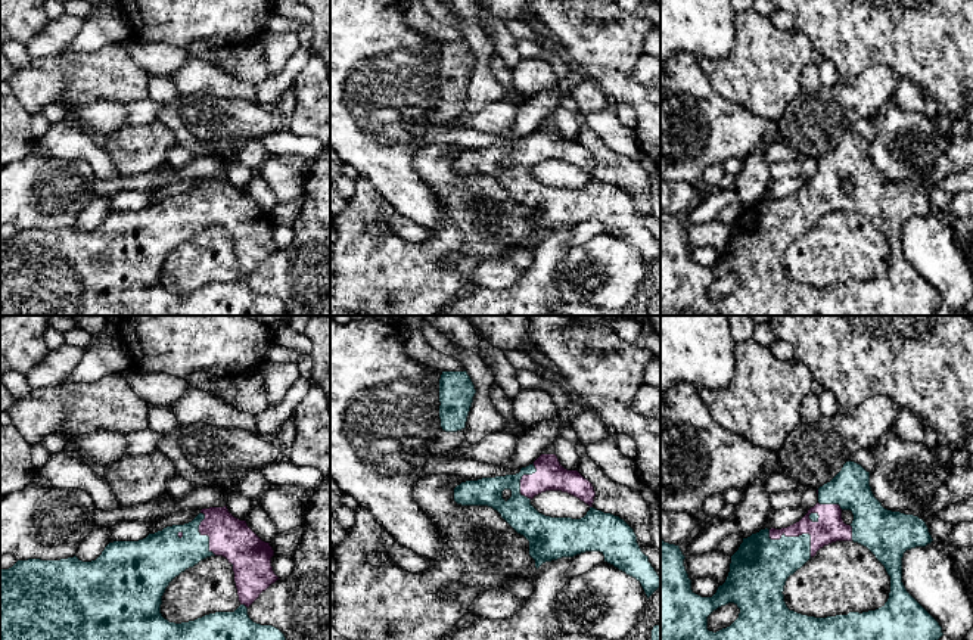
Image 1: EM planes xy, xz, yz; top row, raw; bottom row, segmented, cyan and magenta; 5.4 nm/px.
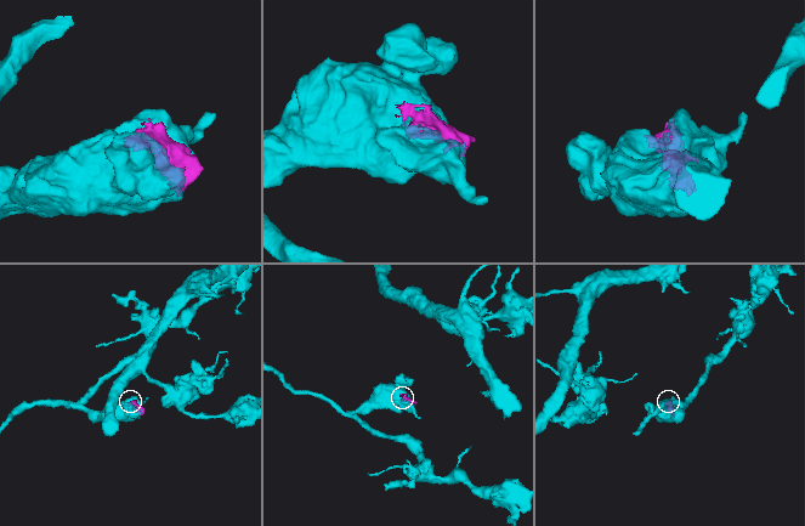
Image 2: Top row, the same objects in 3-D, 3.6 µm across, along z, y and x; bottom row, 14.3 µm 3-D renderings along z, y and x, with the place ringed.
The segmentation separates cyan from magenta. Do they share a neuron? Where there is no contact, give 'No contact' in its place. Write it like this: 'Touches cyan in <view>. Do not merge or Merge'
Touches cyan in yz. Merge

